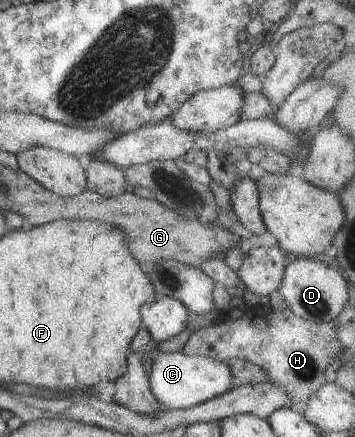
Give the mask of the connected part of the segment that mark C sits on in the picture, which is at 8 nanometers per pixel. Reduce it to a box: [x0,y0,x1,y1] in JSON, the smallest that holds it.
[149,352,233,409]

